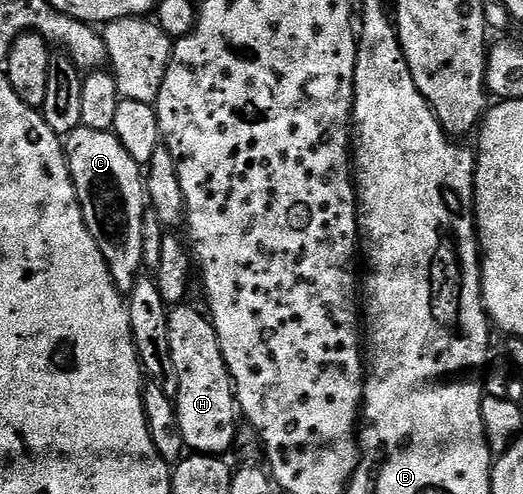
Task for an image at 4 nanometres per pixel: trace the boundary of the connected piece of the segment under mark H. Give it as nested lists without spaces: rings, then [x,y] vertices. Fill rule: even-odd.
[[[183,302],[168,314],[170,354],[174,358],[174,370],[178,370],[178,394],[174,397],[177,424],[181,427],[185,449],[196,454],[220,456],[236,442],[236,394],[211,319],[189,304]]]

